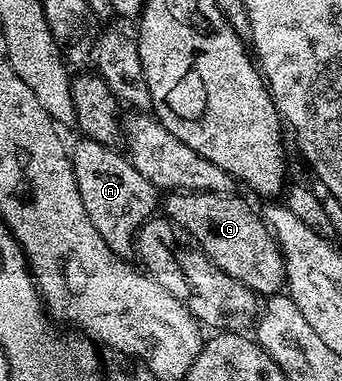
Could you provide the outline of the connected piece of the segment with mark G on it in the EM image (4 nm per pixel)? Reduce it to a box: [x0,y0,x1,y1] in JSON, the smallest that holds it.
[162,191,286,297]

